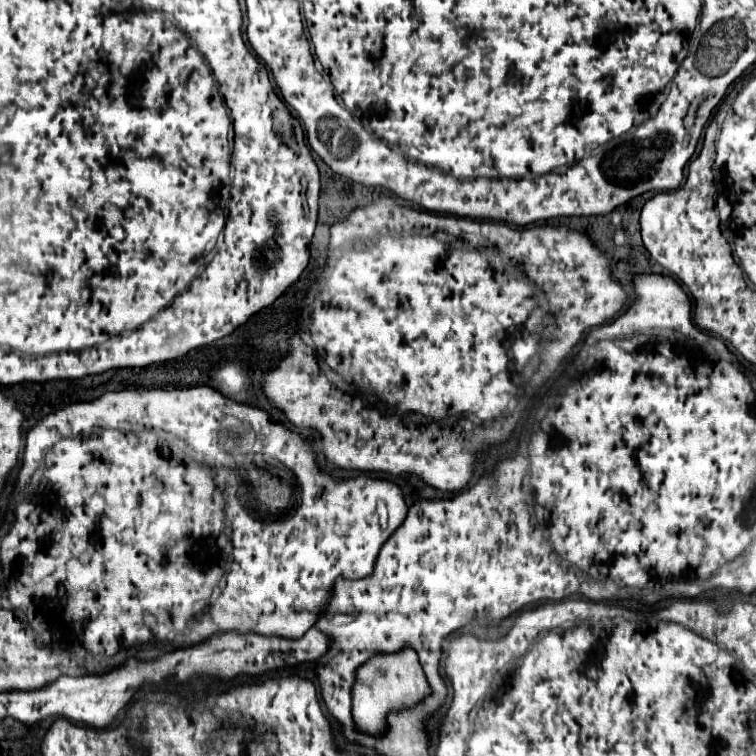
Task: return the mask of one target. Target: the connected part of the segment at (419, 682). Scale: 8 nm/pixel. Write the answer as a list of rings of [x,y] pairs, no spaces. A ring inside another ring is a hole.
[[[403,649],[403,653],[395,653],[391,657],[373,657],[367,665],[359,667],[357,683],[353,689],[353,717],[361,731],[369,735],[381,735],[385,731],[387,713],[411,707],[429,695],[429,685],[425,673],[411,653],[411,649]]]

